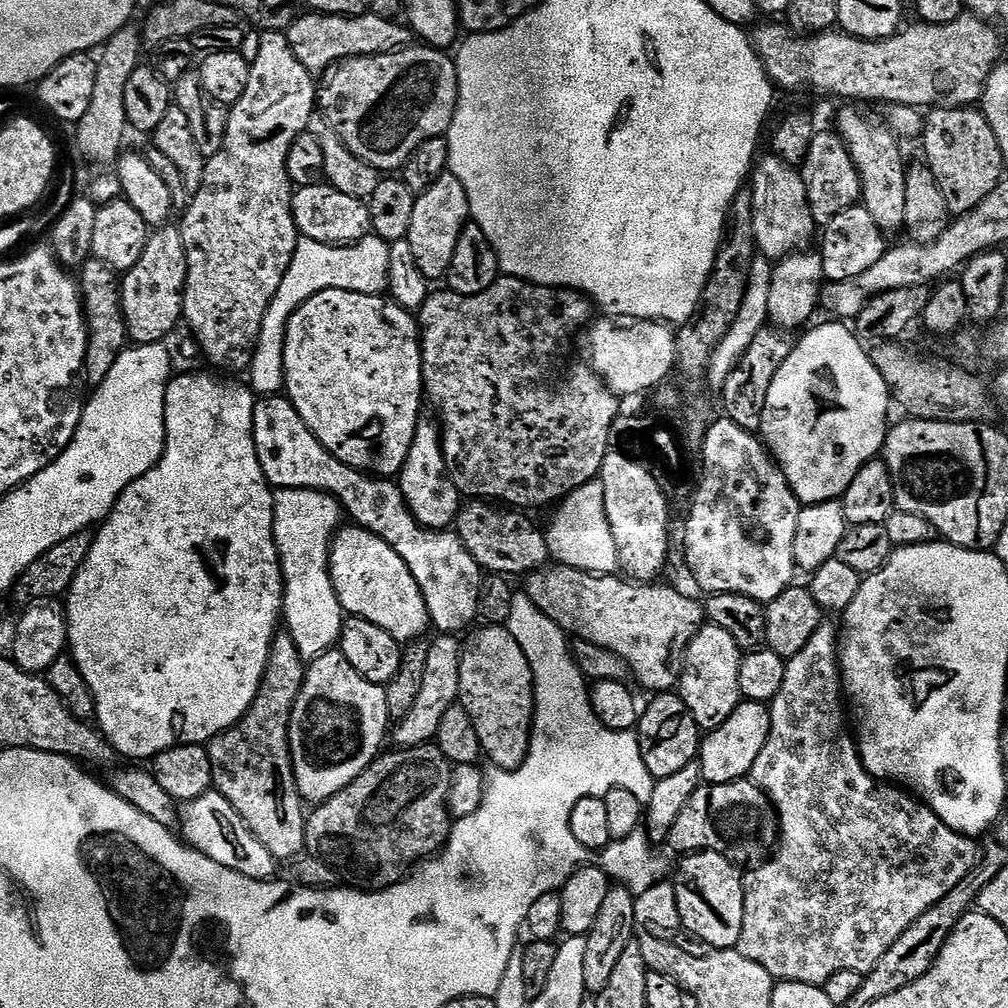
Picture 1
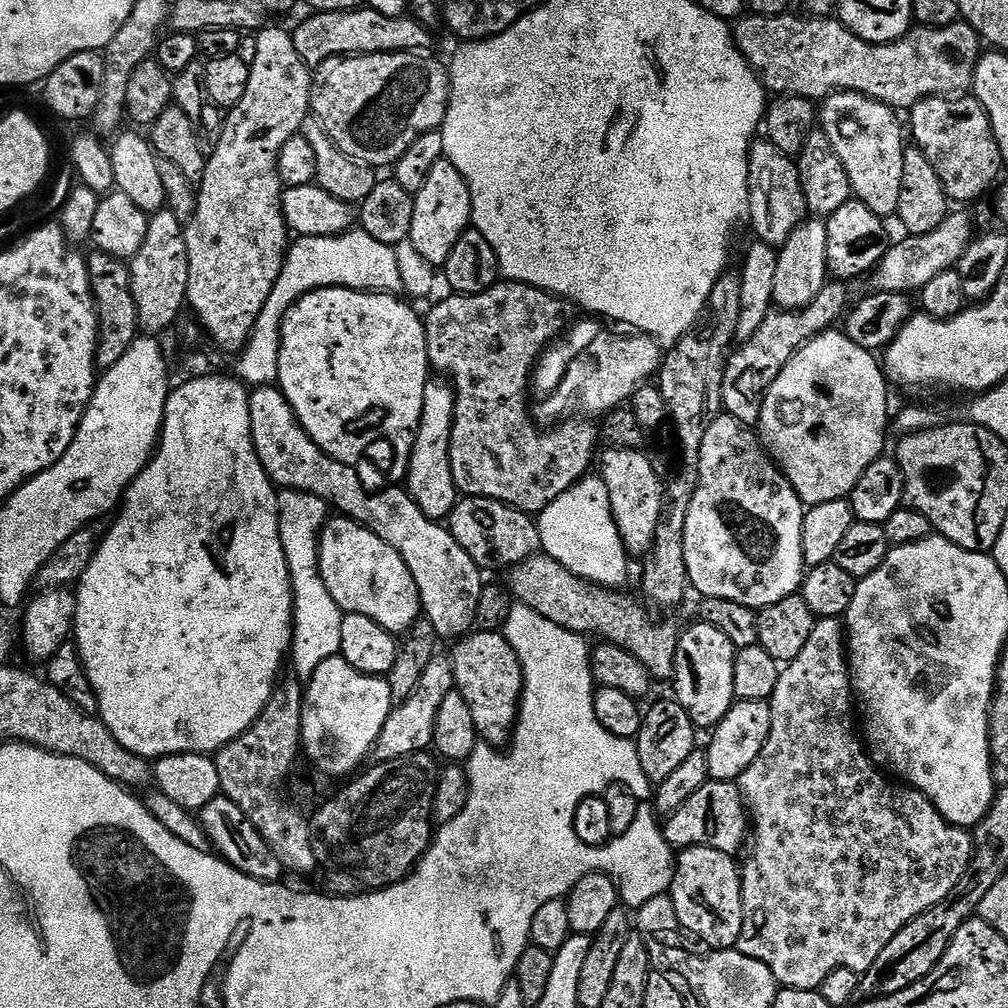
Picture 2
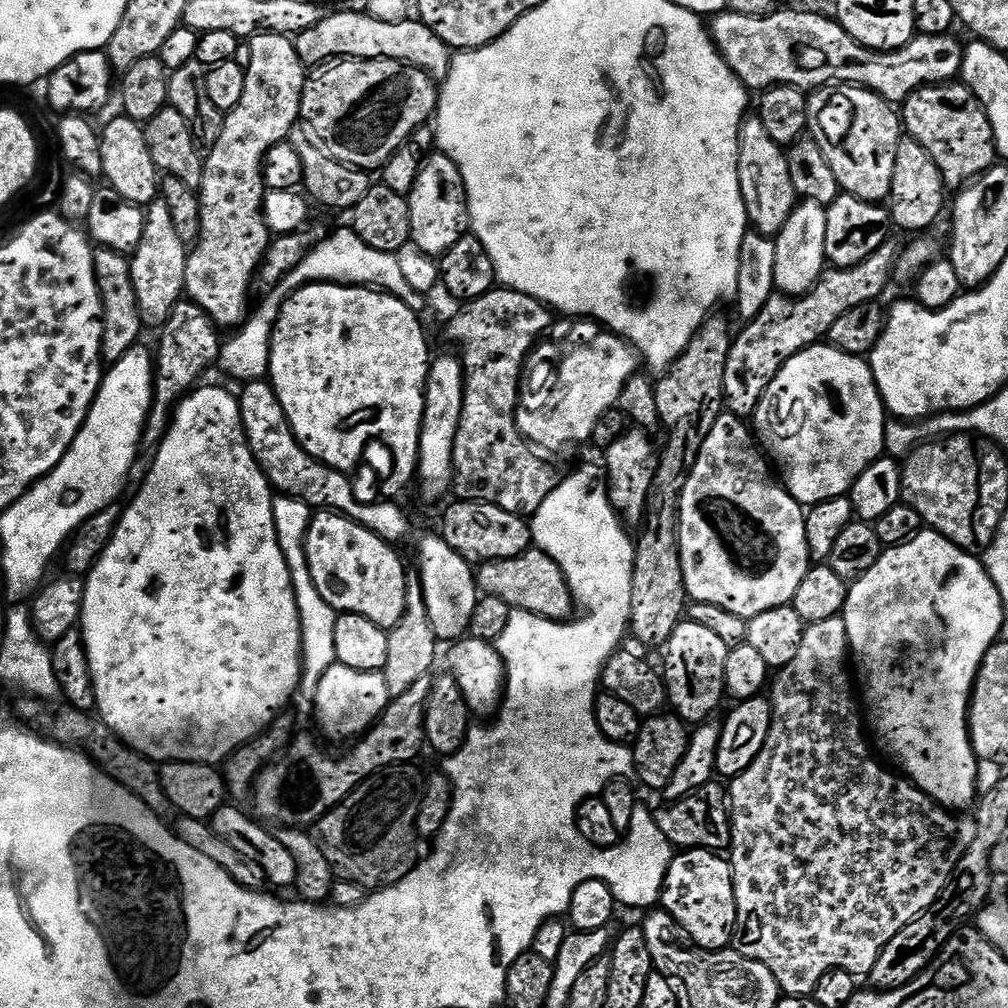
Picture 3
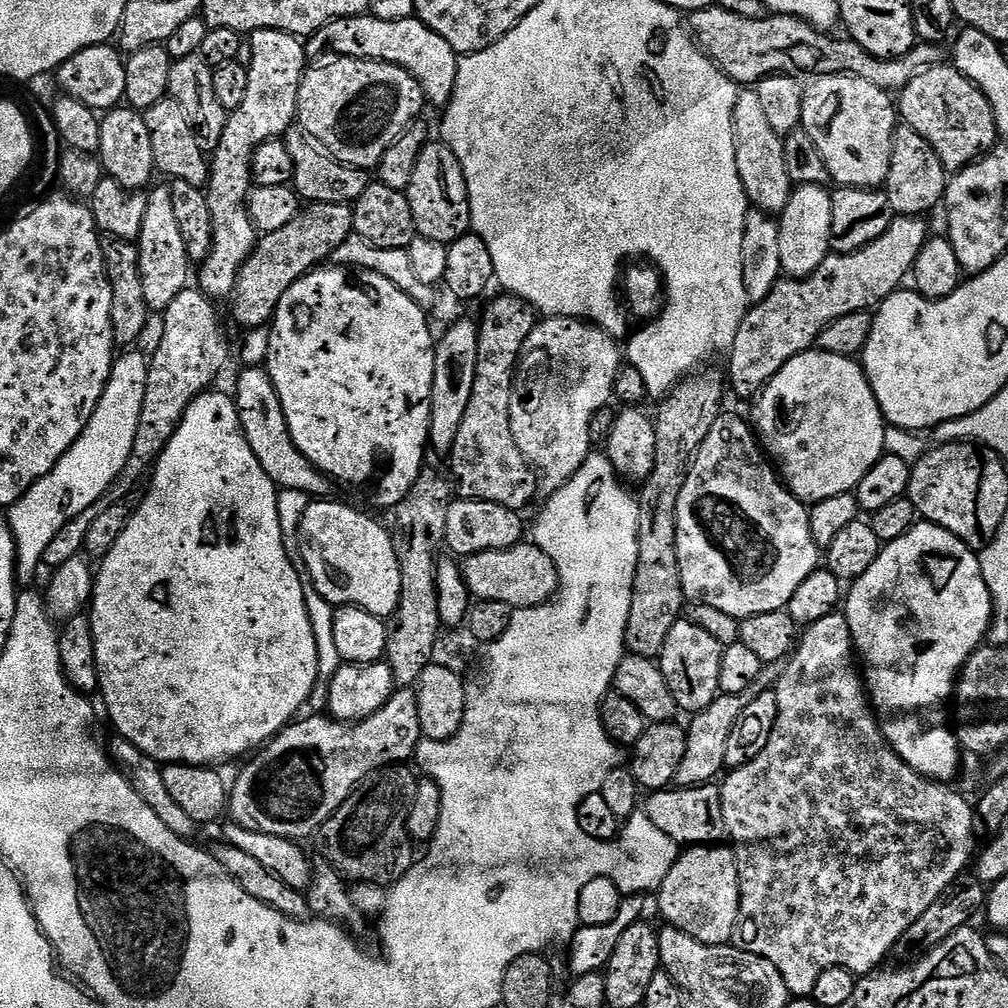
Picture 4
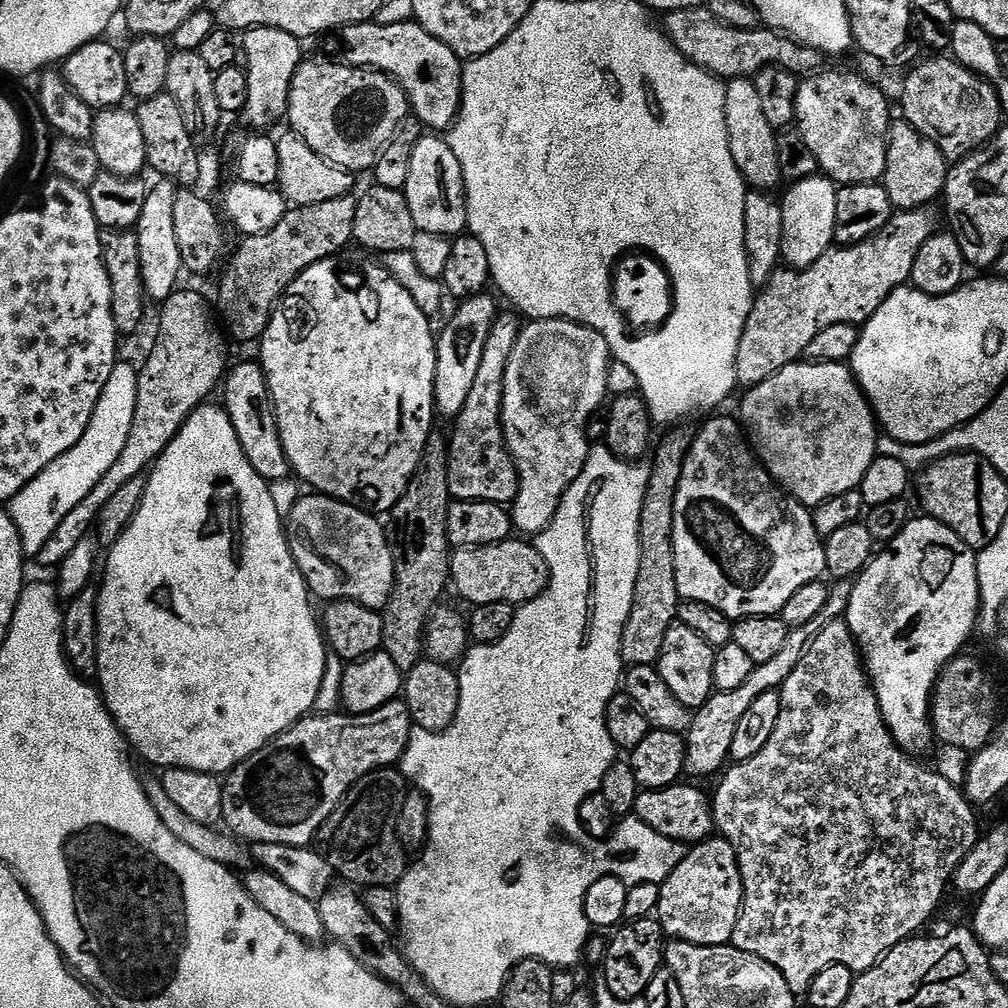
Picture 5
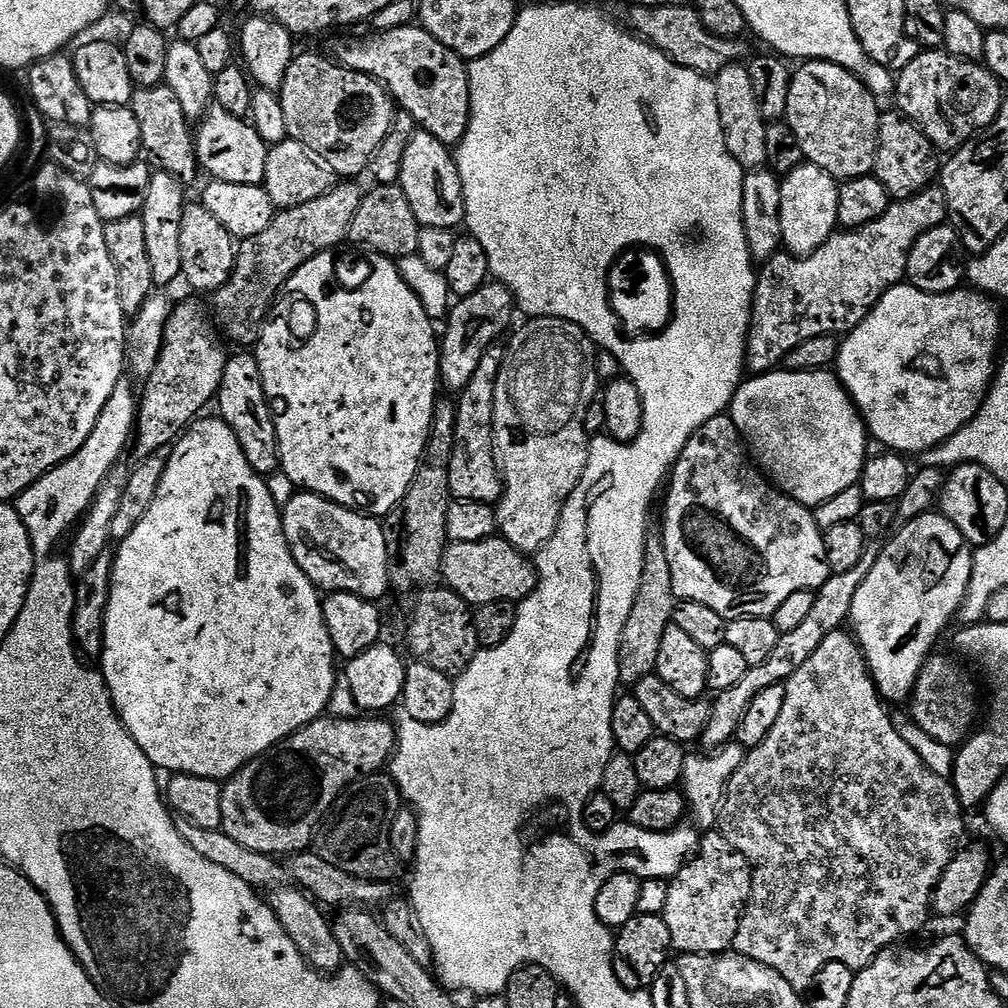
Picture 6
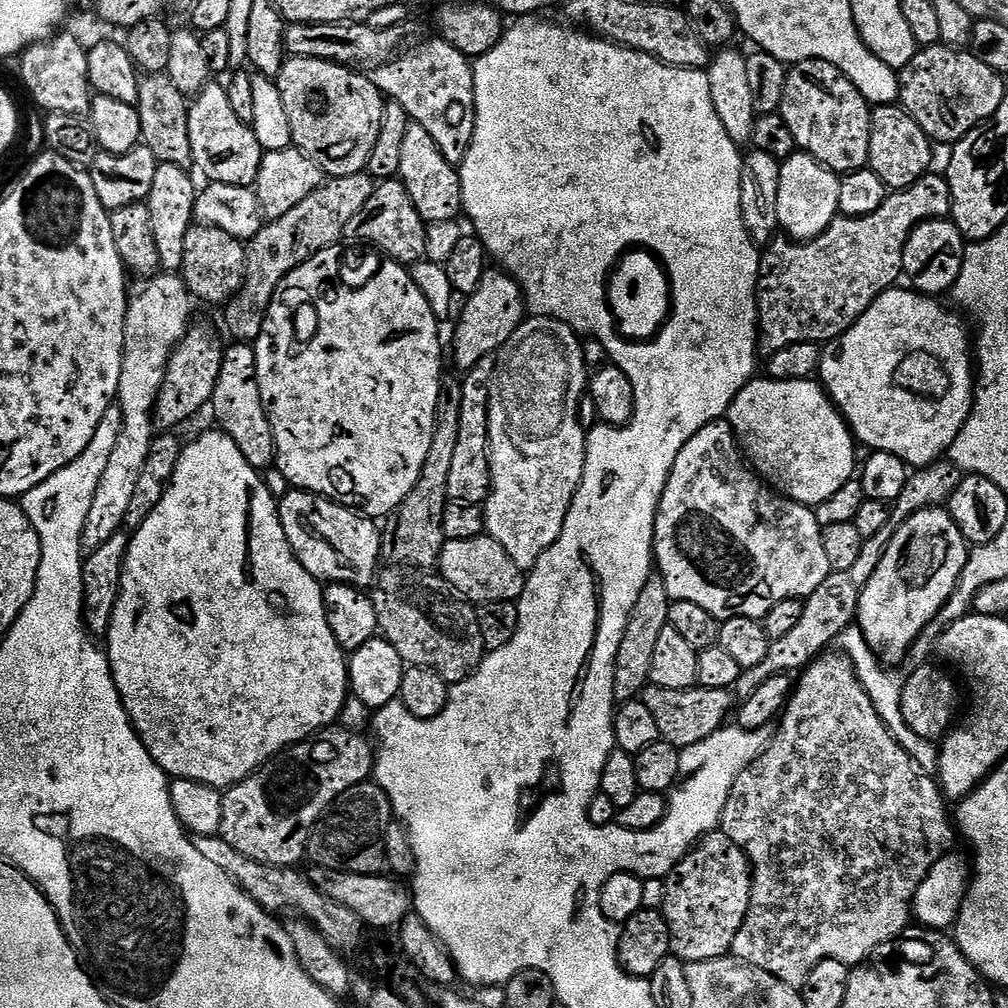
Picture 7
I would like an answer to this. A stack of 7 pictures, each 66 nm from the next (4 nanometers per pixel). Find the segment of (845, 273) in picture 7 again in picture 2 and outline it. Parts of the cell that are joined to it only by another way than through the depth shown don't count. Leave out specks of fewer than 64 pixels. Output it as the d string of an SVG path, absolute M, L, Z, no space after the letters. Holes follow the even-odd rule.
M829 282L810 306L769 312L766 322L758 326L755 334L750 334L748 340L737 343L731 349L722 378L722 408L727 415L749 426L759 425L766 394L770 386L774 386L778 374L782 374L786 362L794 358L799 348L806 347L820 333L829 331L835 325L832 323L836 319L837 323L847 313L850 307L848 288L849 285L844 282Z

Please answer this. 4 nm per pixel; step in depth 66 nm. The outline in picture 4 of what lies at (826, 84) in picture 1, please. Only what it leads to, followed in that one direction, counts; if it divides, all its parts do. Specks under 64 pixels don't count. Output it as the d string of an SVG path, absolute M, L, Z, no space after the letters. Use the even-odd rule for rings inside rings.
M713 6L706 10L691 13L686 20L687 27L692 33L692 39L714 63L719 66L724 75L729 76L738 86L755 86L768 76L795 76L797 78L815 78L817 76L853 76L866 78L866 82L874 82L874 86L885 90L903 90L918 74L928 68L935 68L945 59L943 47L935 44L917 43L905 56L896 60L880 60L871 56L861 44L851 38L835 40L832 34L800 20L796 16L777 16L765 14L761 20L742 18L738 14L730 14L730 10Z

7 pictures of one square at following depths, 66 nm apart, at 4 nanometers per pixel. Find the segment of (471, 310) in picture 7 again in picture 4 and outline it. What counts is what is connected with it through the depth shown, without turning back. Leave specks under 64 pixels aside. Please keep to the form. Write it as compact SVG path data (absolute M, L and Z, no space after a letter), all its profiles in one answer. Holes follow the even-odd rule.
M475 319L460 320L445 330L444 337L436 340L428 443L431 451L436 451L440 456L447 457L451 453L454 438L458 438L458 429L462 427L466 406L470 406L470 394L474 394L479 332Z

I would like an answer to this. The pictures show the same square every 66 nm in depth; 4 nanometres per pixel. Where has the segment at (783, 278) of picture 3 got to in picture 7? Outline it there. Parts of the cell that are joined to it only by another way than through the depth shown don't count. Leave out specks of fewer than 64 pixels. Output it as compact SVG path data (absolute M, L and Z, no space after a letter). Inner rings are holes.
M797 150L780 166L778 222L781 229L796 242L818 238L831 226L840 211L839 189L840 176L837 173L831 172L825 164L818 163L807 152Z

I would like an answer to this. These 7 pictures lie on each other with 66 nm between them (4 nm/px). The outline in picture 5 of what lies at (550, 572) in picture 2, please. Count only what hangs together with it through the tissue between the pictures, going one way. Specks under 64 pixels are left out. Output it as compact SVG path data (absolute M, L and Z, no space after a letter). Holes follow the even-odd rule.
M509 538L490 546L455 549L450 556L450 584L468 606L490 602L519 606L543 594L548 587L548 567L535 543L524 538Z

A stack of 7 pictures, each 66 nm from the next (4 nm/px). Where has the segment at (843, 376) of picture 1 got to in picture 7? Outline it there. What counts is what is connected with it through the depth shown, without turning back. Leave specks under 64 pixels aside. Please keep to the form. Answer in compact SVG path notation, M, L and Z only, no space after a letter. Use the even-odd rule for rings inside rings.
M753 378L728 407L726 419L751 467L782 496L800 504L826 502L858 472L858 441L819 379Z

